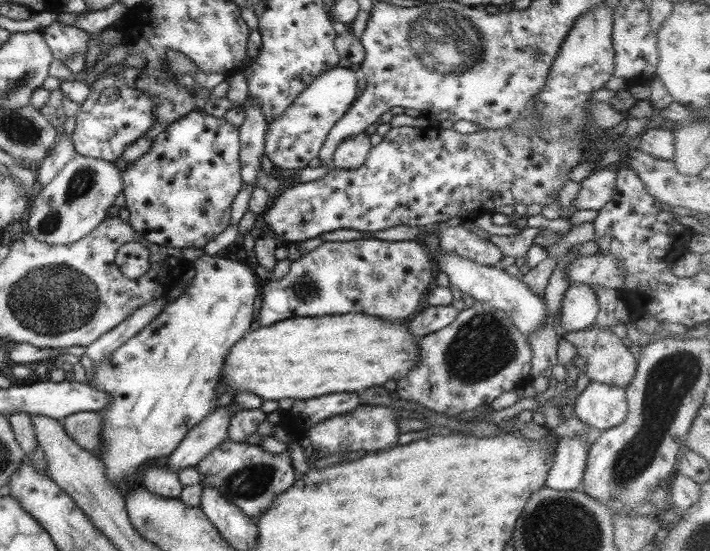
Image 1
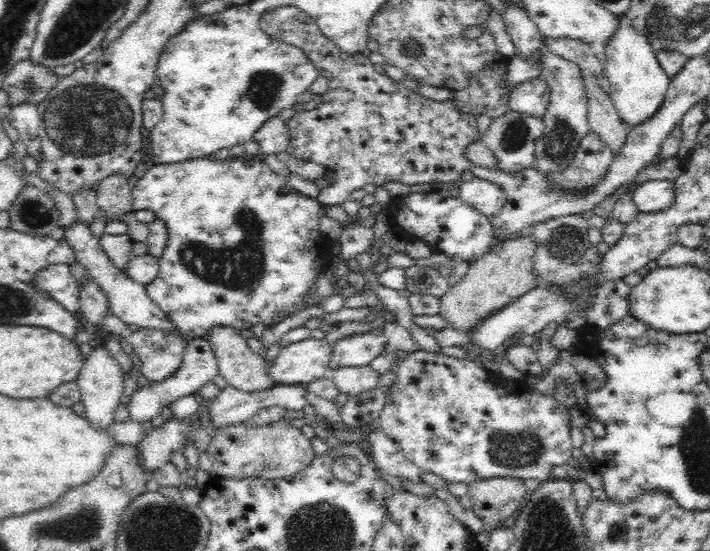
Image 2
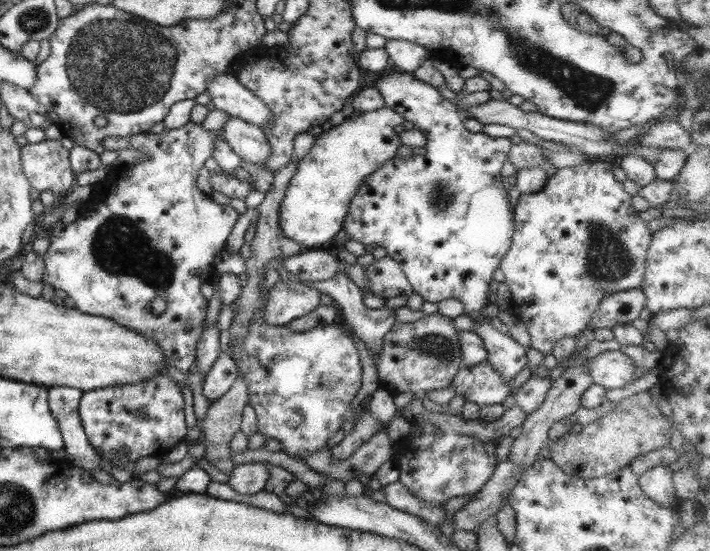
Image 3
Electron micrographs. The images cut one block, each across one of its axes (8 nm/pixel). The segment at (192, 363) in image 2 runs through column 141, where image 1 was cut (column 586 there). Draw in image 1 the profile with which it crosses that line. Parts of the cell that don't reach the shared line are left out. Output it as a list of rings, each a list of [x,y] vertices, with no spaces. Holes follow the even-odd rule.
[[[590,381],[573,404],[575,416],[599,432],[625,420],[627,401],[624,387]]]

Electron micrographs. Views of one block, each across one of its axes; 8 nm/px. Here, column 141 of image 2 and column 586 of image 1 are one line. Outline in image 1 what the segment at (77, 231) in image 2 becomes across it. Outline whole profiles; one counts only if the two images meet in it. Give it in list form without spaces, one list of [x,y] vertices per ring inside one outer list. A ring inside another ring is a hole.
[[[571,283],[563,293],[560,308],[560,326],[567,333],[587,329],[598,312],[594,286],[585,283]]]

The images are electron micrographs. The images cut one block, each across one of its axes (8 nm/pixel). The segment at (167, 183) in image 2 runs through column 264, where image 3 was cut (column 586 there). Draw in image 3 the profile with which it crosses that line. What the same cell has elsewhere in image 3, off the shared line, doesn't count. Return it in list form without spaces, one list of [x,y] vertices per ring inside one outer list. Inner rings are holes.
[[[603,161],[557,169],[539,192],[520,194],[511,208],[513,235],[498,268],[511,293],[510,310],[528,328],[534,358],[550,354],[557,339],[580,334],[606,294],[637,287],[643,278],[652,235],[632,209],[631,196],[623,191],[622,183],[613,179],[611,169]]]

